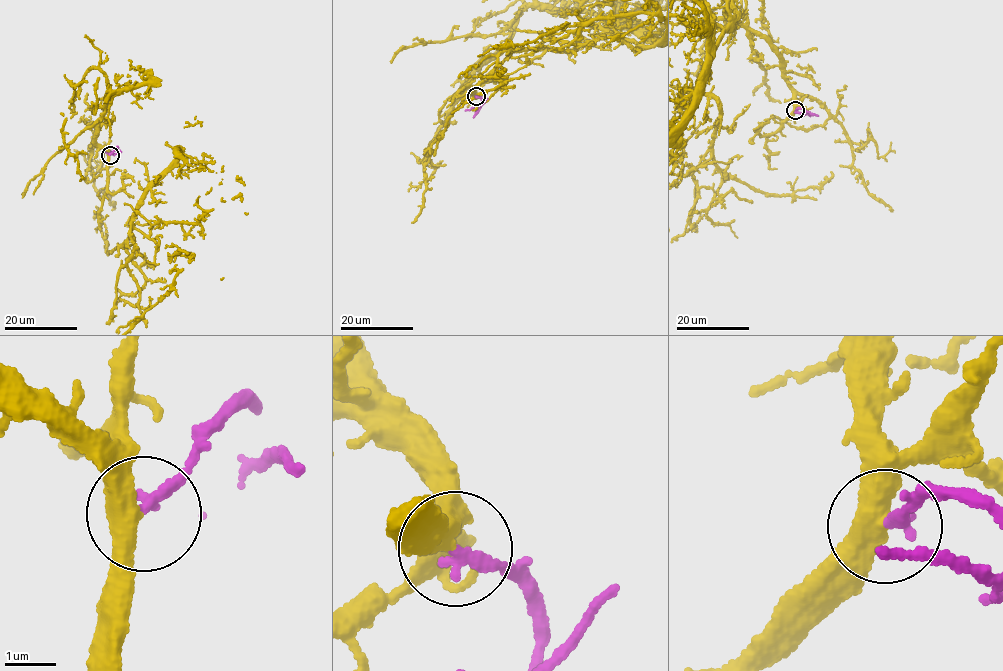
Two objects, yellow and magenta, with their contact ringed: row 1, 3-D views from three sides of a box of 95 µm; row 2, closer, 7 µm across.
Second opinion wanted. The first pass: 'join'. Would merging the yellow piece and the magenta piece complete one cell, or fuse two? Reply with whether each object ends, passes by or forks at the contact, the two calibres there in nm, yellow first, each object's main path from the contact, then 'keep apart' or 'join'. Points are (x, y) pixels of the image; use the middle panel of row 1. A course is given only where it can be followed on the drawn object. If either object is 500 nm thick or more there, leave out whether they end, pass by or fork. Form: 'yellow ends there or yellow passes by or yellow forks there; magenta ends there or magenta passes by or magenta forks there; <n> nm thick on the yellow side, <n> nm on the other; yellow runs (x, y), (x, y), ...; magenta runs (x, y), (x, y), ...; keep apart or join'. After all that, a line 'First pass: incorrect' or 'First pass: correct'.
yellow passes by; magenta ends there; 480 nm thick on the yellow side, 240 nm on the other; yellow runs (476, 95), (472, 74), (503, 47), (525, 6), (598, 14), (653, 45), (663, 40); magenta runs (476, 95), (482, 100), (481, 105), (465, 110); join
First pass: correct

